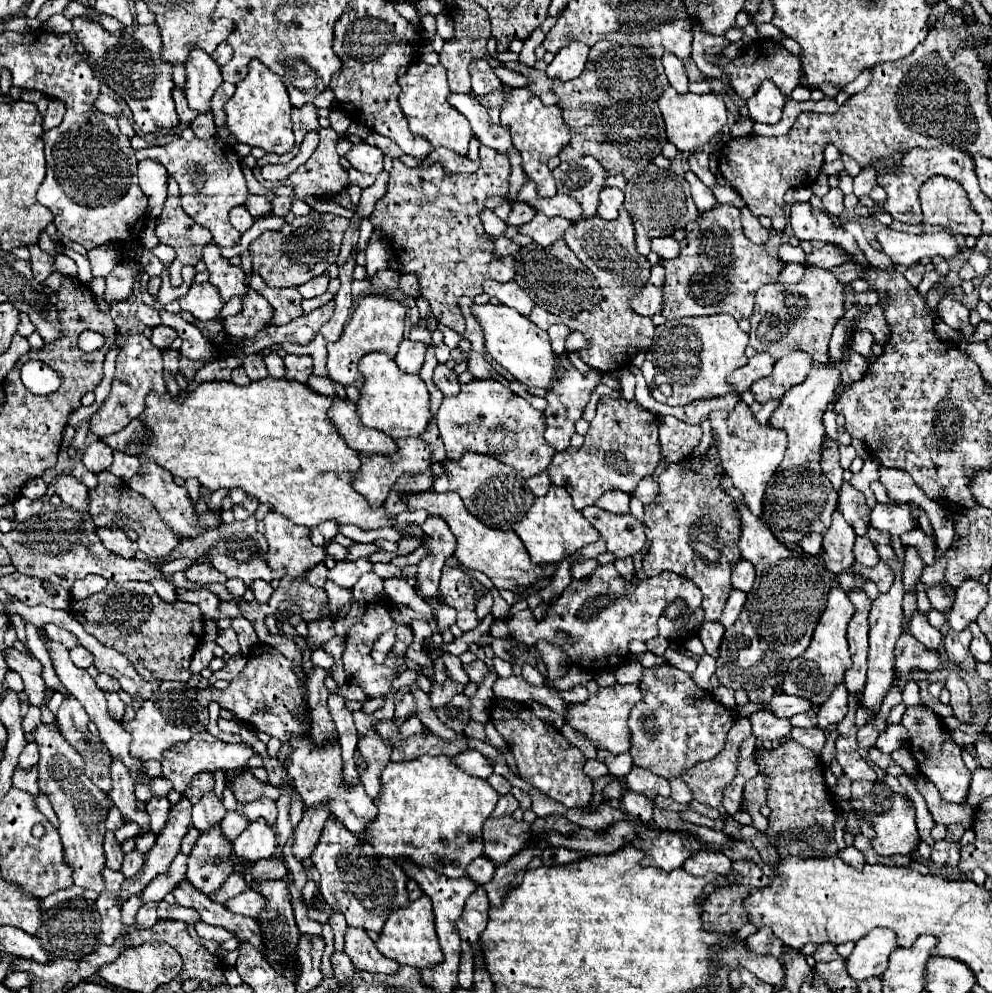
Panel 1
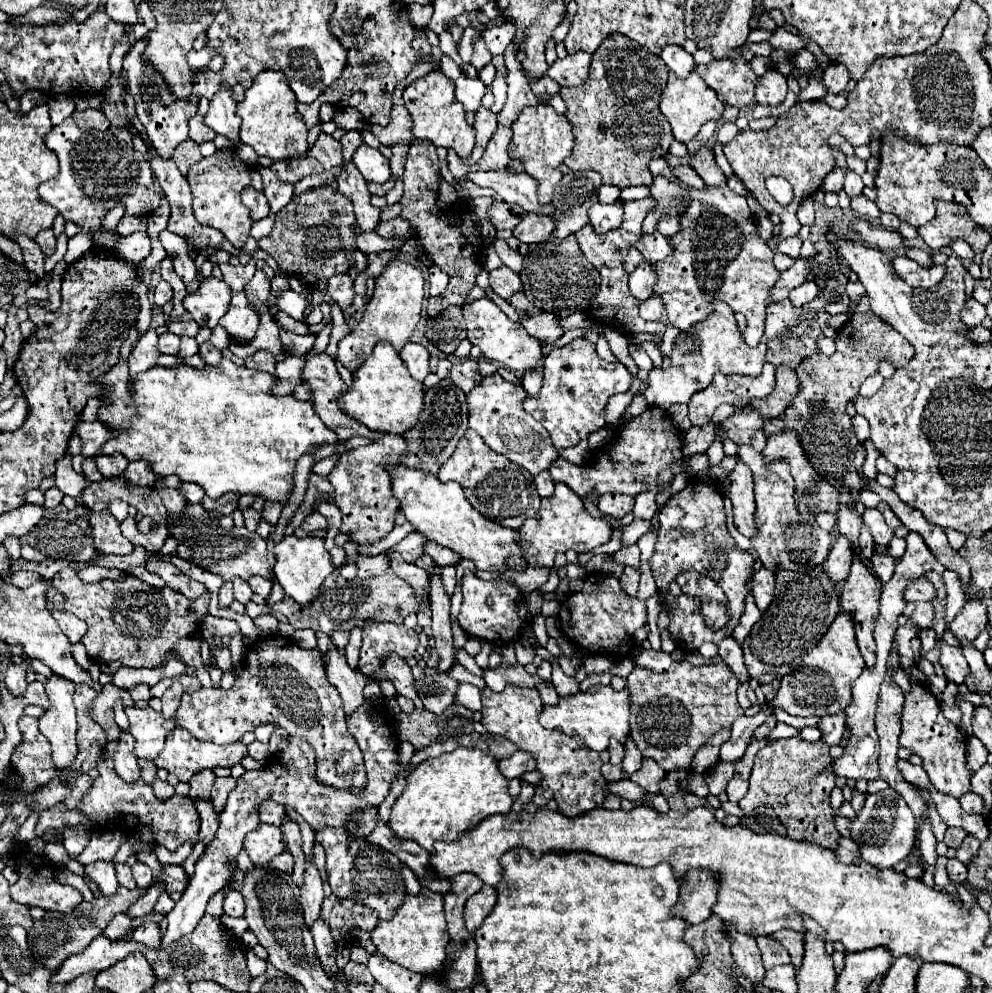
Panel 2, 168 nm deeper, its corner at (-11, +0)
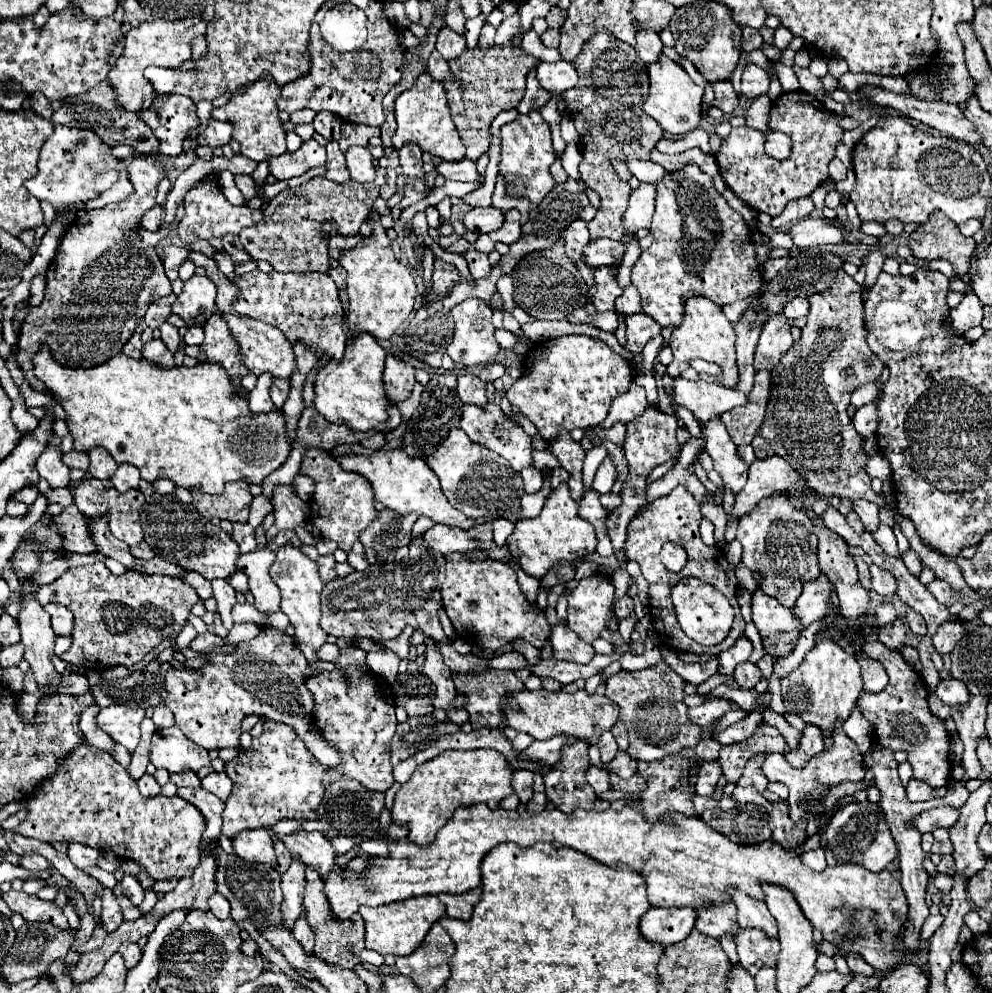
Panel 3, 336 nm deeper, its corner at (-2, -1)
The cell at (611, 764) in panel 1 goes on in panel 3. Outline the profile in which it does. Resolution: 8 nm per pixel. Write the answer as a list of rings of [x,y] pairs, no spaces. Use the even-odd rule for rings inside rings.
[[[605,731],[599,741],[597,741],[599,749],[601,749],[601,761],[603,763],[609,763],[615,755],[617,755],[617,743],[615,743],[615,737],[611,735],[611,731]]]

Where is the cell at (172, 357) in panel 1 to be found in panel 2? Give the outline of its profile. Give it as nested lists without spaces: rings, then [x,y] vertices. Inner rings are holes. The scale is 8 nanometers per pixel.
[[[182,338],[182,342],[180,342],[180,352],[178,352],[178,358],[180,360],[184,360],[184,358],[190,358],[190,356],[194,356],[198,352],[198,342],[194,340],[194,338]]]

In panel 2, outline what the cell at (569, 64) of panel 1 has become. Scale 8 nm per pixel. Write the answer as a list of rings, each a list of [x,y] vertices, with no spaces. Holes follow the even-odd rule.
[[[576,52],[572,56],[556,60],[548,68],[548,76],[554,78],[560,86],[580,86],[588,78],[590,62],[592,62],[592,54]]]

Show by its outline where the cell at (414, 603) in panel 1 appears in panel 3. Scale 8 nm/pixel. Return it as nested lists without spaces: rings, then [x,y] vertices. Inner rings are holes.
[[[357,541],[357,543],[353,543],[353,547],[351,547],[351,551],[349,551],[349,559],[347,559],[357,571],[365,571],[367,569],[367,559],[365,559],[365,549],[363,549],[363,545]]]

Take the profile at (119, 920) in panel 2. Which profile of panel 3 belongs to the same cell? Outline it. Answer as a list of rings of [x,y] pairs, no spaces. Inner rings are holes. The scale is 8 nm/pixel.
[[[95,927],[91,939],[79,947],[79,953],[83,955],[83,953],[87,953],[87,951],[95,951],[95,949],[105,941],[105,937],[107,937],[107,933],[103,931],[103,927]]]

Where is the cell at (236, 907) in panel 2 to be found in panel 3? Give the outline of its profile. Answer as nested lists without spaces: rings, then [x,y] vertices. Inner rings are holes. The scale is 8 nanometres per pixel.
[[[215,893],[209,897],[209,909],[217,919],[227,919],[229,917],[229,903],[223,895]]]

